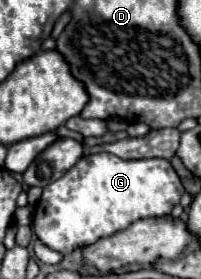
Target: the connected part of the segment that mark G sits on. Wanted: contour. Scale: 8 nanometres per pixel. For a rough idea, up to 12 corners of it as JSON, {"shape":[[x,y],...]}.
{"shape":[[79,159],[43,189],[35,235],[67,255],[185,189],[167,159]]}

